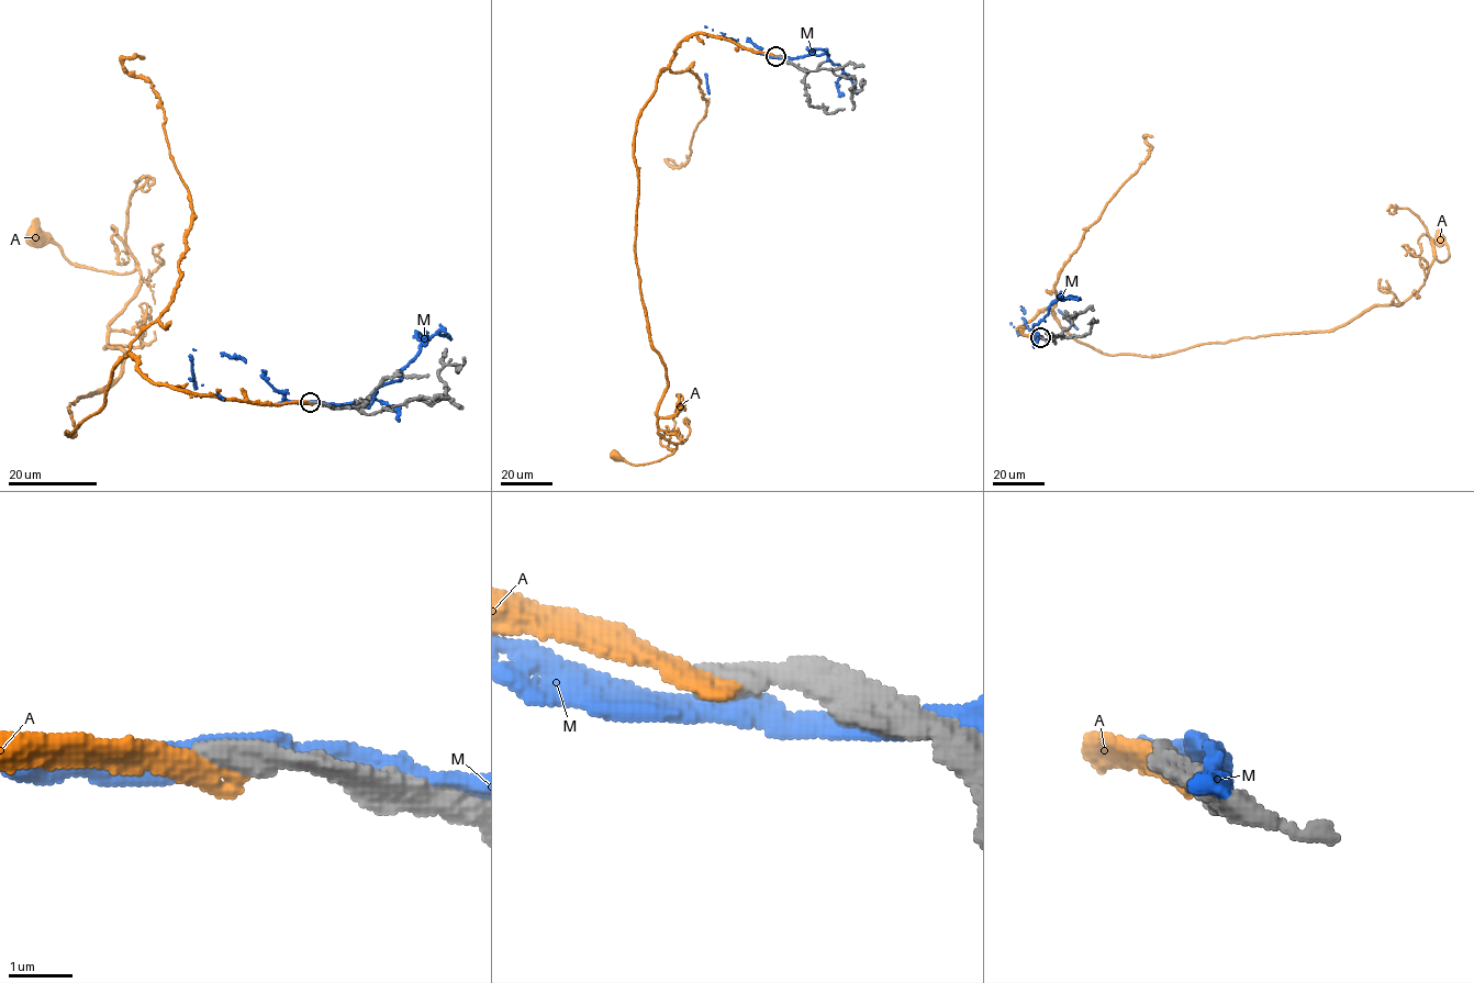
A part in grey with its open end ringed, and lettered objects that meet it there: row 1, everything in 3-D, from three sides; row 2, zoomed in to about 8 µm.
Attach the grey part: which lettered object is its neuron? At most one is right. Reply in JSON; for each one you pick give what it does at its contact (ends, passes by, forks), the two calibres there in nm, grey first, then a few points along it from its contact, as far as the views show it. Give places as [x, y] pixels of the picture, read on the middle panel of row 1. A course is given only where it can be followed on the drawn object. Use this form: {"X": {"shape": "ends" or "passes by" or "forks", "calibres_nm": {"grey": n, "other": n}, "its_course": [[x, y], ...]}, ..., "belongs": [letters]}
{"belongs": []}

